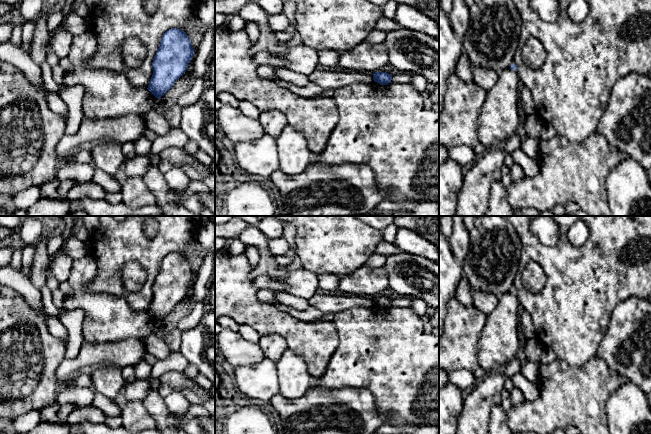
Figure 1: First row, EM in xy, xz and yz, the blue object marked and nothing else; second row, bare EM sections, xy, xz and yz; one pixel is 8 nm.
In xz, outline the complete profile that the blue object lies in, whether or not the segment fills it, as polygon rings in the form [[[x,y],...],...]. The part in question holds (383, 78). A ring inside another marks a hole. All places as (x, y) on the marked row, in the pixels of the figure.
[[[375,72],[372,74],[374,81],[382,84],[382,85],[387,85],[389,83],[392,83],[392,75],[386,72]]]

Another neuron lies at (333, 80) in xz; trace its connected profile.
[[[316,69],[309,76],[309,82],[315,83],[323,89],[338,89],[353,83],[372,83],[372,73],[334,72]]]

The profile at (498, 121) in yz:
[[[516,70],[498,73],[498,80],[487,93],[478,118],[478,138],[487,149],[504,143],[518,128],[518,83]]]

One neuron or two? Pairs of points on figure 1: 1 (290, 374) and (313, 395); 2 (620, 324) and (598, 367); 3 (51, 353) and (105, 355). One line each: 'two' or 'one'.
1: two
2: two
3: two

